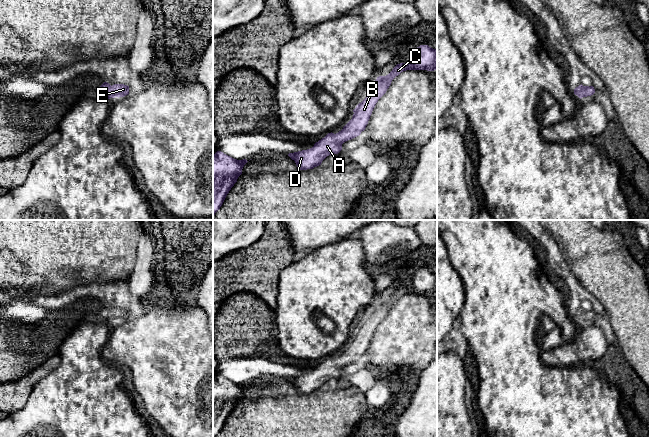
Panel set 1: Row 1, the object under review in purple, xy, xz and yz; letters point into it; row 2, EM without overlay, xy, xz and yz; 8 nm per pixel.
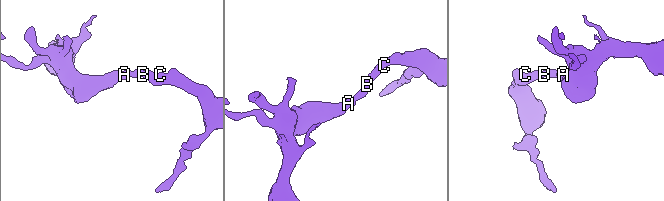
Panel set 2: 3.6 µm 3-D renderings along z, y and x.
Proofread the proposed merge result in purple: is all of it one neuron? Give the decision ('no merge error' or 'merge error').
no merge error

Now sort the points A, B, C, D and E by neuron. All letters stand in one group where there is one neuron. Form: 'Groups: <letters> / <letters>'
Groups: A B C D E

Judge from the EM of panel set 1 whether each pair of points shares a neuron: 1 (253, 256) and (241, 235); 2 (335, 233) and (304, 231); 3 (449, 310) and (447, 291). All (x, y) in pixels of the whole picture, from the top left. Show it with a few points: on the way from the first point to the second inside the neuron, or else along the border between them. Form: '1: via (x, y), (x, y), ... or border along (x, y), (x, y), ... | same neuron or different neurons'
1: border along (264, 230), (255, 242), (225, 255) | different neurons
2: via (327, 231), (312, 231) | same neuron
3: via (447, 305), (447, 296) | same neuron

